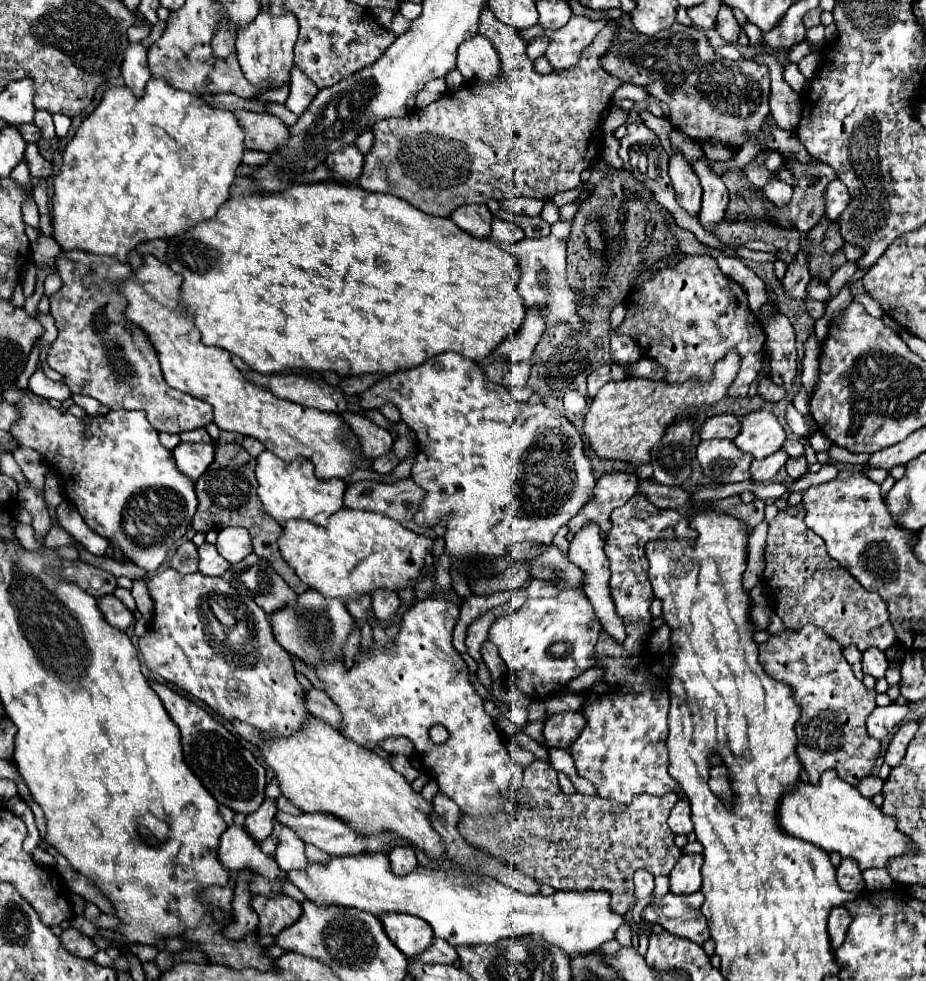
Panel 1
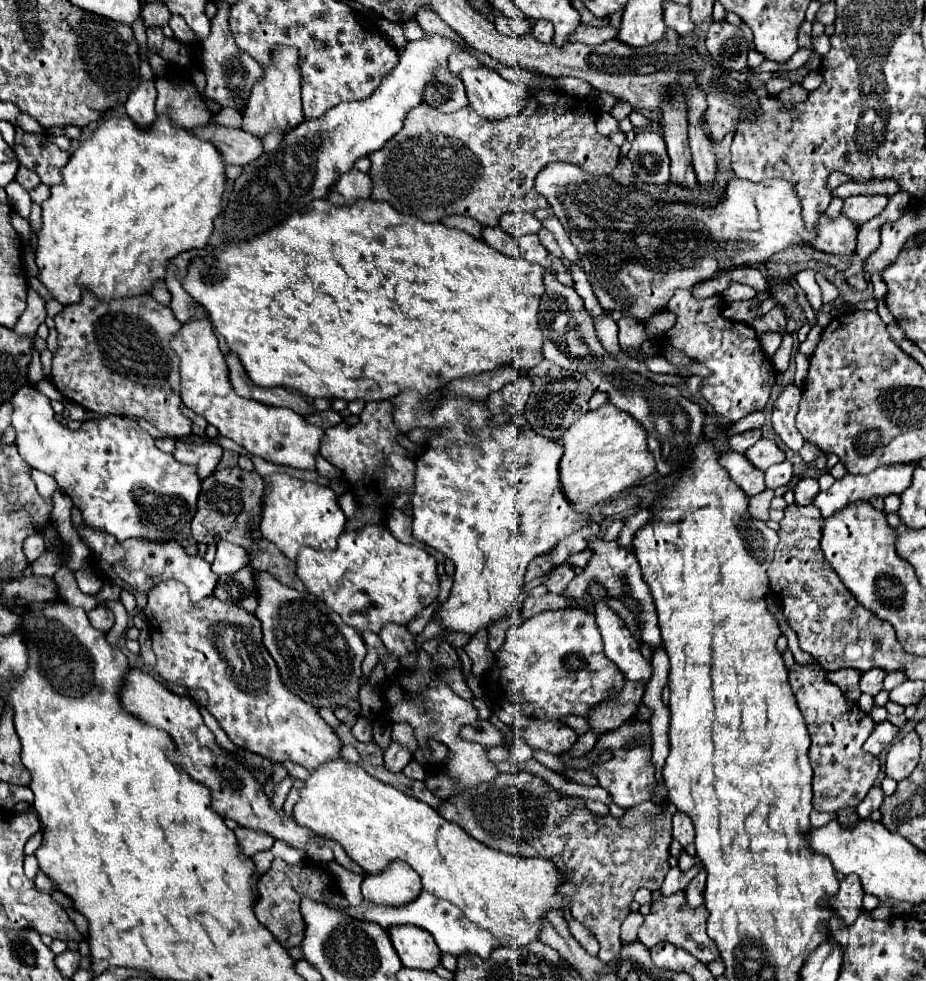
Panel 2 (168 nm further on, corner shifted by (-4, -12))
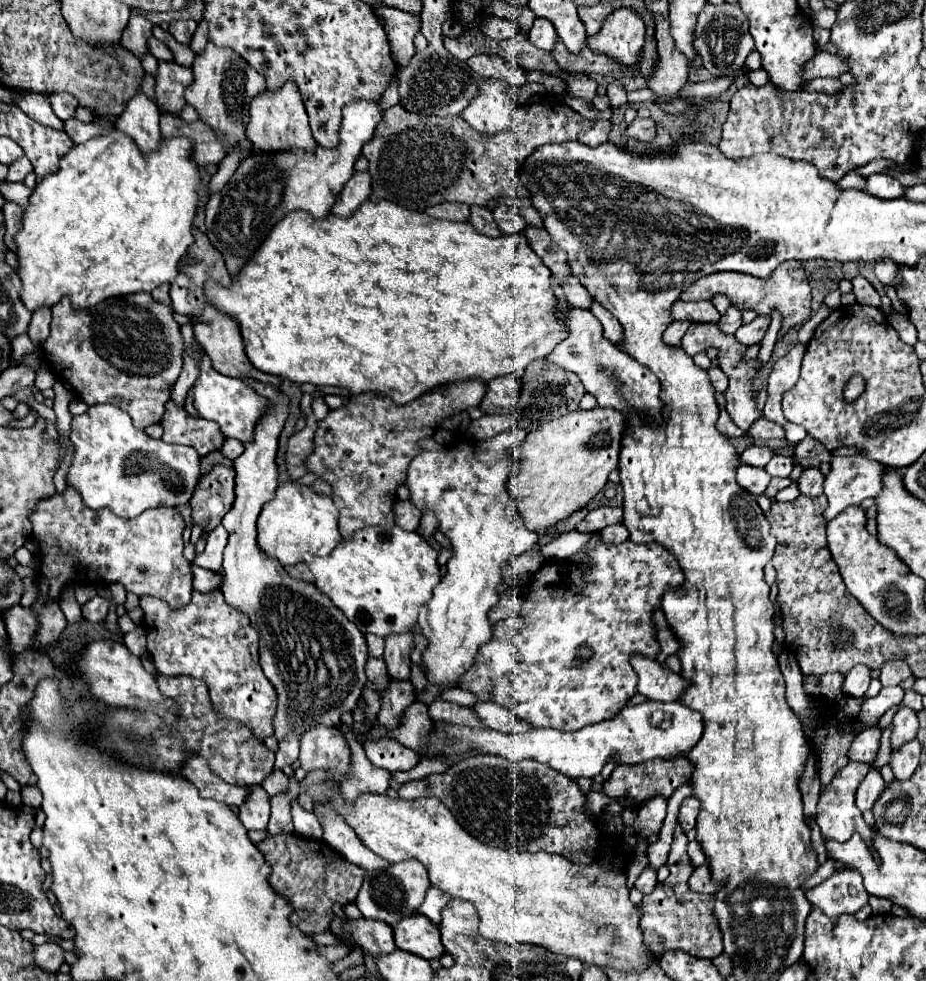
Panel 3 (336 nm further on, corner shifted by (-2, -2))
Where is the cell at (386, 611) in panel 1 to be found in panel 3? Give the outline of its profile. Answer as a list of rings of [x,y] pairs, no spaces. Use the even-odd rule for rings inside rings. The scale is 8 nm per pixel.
[[[413,633],[391,635],[385,639],[383,661],[393,679],[409,679],[409,671],[411,671],[409,649],[411,649],[411,645],[413,645]]]

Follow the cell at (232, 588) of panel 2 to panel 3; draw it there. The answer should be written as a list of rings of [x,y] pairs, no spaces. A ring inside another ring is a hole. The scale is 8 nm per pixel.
[[[191,563],[191,569],[193,569],[193,587],[195,587],[195,591],[207,593],[211,589],[219,589],[221,587],[221,581],[223,581],[221,573],[213,573],[213,571],[197,567],[193,563]]]

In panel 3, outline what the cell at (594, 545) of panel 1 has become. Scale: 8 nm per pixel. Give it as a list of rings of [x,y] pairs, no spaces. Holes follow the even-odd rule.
[[[631,657],[631,665],[639,675],[637,691],[653,701],[679,701],[691,687],[691,681],[671,673],[667,665],[647,657]]]

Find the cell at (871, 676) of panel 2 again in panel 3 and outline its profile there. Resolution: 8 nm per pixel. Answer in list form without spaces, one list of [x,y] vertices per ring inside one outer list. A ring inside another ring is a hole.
[[[855,665],[855,669],[851,669],[845,679],[843,679],[843,685],[841,685],[841,691],[843,695],[847,697],[857,697],[857,699],[863,699],[865,697],[865,691],[869,687],[869,669],[865,665]]]

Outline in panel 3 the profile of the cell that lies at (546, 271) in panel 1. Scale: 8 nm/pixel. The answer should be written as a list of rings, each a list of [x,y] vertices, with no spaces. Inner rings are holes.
[[[571,307],[569,317],[565,317],[565,319],[567,319],[567,327],[571,329],[571,335],[565,341],[561,341],[549,353],[547,359],[553,361],[555,365],[563,367],[565,371],[575,373],[583,381],[585,391],[591,393],[601,407],[613,407],[613,409],[617,409],[617,411],[621,411],[625,415],[633,415],[633,413],[635,415],[645,415],[647,413],[649,417],[661,419],[661,401],[657,399],[657,395],[659,395],[659,381],[657,381],[657,377],[645,365],[637,363],[633,357],[623,353],[617,345],[613,345],[607,339],[603,339],[603,327],[601,327],[601,323],[597,321],[597,317],[591,311],[583,311],[583,309]]]

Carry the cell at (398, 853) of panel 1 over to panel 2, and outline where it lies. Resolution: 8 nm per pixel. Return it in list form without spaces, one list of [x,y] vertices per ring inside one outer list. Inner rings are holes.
[[[393,861],[377,875],[367,875],[361,885],[363,897],[377,903],[401,905],[413,901],[421,891],[419,875],[405,863]]]

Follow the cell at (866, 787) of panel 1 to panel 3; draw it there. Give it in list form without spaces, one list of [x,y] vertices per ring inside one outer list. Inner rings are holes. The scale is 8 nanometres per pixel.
[[[871,769],[857,789],[857,807],[861,811],[871,809],[883,791],[885,791],[885,781],[883,781],[881,773]]]

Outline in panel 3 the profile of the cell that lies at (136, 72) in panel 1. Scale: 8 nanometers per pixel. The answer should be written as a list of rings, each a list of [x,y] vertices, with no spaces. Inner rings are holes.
[[[139,91],[129,103],[127,109],[119,115],[115,127],[129,135],[141,153],[149,155],[159,147],[159,109],[157,105]]]

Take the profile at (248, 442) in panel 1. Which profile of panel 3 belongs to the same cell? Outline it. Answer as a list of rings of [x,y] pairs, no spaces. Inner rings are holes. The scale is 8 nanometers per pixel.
[[[225,439],[223,447],[221,447],[221,453],[227,459],[235,459],[235,457],[239,457],[243,453],[243,443],[237,441],[237,439]]]

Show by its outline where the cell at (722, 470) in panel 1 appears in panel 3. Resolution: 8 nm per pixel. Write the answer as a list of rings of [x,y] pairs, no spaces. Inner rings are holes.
[[[739,463],[737,467],[737,483],[749,491],[751,495],[761,495],[771,481],[771,475],[765,469],[755,469],[749,465]]]

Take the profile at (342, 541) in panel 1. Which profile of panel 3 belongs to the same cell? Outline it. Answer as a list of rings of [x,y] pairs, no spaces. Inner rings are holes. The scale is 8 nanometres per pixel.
[[[367,527],[355,533],[351,540],[343,539],[331,555],[315,557],[309,563],[309,569],[315,575],[315,585],[323,591],[343,613],[357,625],[363,633],[373,633],[379,637],[389,637],[391,633],[407,633],[415,629],[419,607],[431,599],[433,587],[439,583],[439,565],[437,551],[419,535],[403,531],[401,527]]]

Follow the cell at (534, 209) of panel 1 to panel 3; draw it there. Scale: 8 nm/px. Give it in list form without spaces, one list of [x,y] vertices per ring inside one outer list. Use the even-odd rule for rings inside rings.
[[[507,205],[495,207],[493,219],[503,233],[523,233],[523,225],[527,225],[525,219],[521,215],[517,215],[517,209],[507,207]]]

